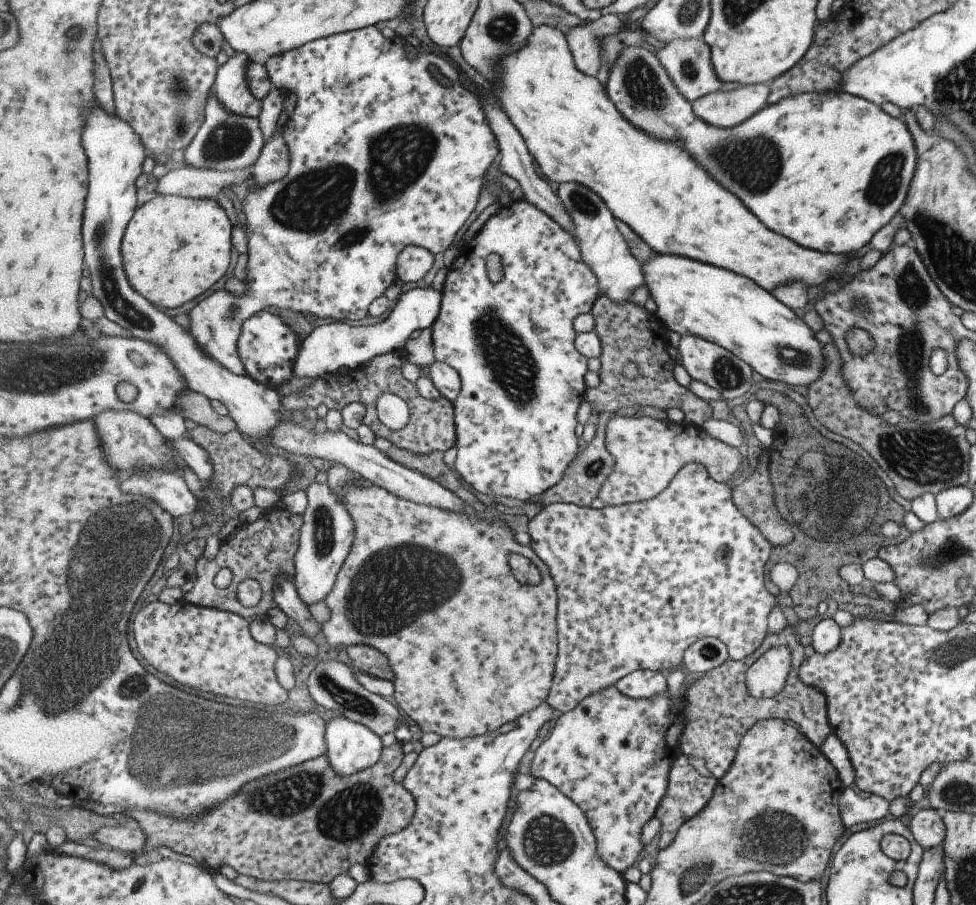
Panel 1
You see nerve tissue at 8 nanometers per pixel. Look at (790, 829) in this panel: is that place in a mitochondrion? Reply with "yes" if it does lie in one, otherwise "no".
yes

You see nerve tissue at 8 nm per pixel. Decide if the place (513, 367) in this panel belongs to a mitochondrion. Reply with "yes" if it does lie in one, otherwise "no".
yes

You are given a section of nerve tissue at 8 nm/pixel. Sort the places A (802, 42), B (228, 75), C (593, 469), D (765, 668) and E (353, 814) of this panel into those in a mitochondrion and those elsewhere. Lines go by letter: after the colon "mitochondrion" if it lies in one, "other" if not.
A: other
B: other
C: mitochondrion
D: other
E: mitochondrion

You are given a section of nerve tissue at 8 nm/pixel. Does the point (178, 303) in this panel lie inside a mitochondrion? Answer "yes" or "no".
no

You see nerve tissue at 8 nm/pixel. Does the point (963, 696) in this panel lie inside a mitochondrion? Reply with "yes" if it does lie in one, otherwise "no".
no

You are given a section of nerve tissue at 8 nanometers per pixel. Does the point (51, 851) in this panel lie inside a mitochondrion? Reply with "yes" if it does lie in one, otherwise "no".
no

